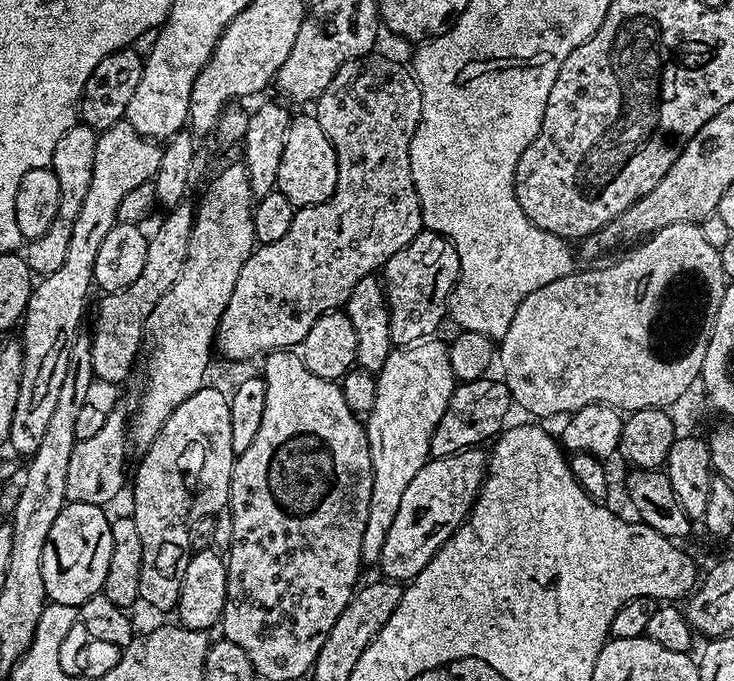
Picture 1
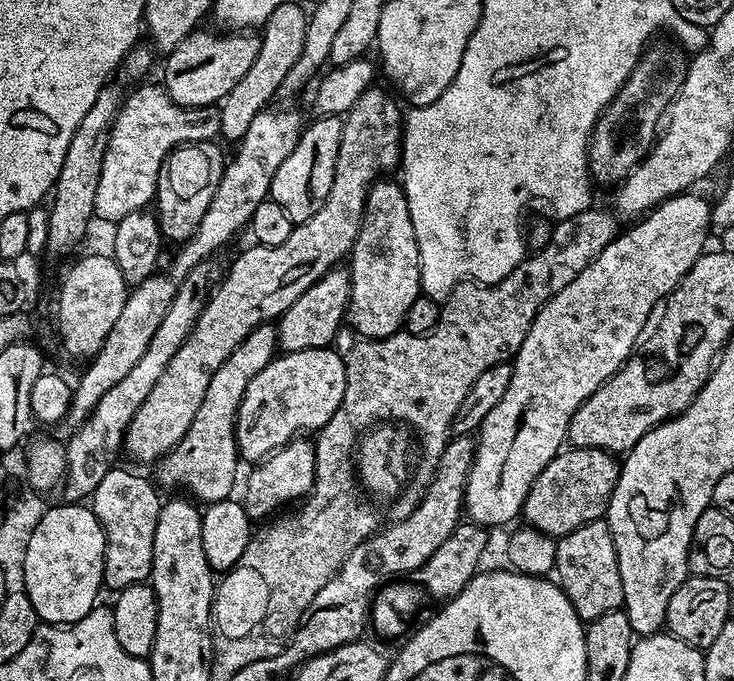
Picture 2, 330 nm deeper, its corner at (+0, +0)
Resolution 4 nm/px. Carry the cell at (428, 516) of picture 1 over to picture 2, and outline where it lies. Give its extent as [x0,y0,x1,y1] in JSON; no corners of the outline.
[464,190,712,526]

